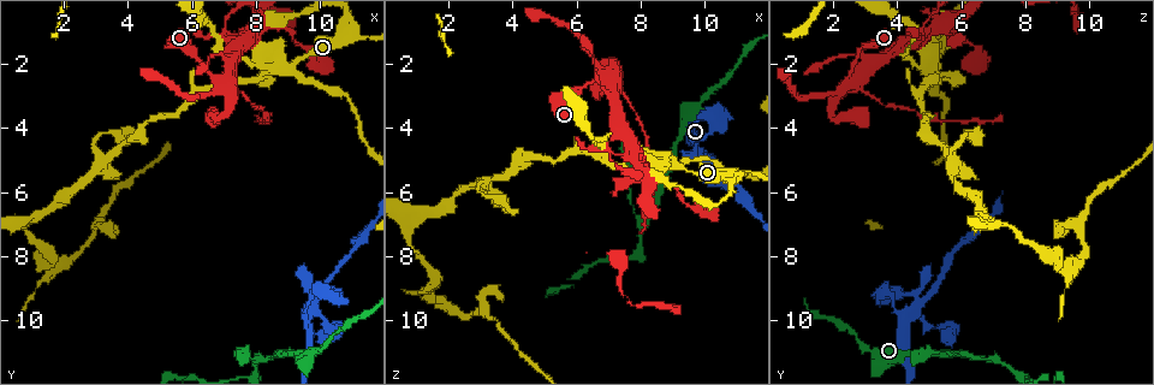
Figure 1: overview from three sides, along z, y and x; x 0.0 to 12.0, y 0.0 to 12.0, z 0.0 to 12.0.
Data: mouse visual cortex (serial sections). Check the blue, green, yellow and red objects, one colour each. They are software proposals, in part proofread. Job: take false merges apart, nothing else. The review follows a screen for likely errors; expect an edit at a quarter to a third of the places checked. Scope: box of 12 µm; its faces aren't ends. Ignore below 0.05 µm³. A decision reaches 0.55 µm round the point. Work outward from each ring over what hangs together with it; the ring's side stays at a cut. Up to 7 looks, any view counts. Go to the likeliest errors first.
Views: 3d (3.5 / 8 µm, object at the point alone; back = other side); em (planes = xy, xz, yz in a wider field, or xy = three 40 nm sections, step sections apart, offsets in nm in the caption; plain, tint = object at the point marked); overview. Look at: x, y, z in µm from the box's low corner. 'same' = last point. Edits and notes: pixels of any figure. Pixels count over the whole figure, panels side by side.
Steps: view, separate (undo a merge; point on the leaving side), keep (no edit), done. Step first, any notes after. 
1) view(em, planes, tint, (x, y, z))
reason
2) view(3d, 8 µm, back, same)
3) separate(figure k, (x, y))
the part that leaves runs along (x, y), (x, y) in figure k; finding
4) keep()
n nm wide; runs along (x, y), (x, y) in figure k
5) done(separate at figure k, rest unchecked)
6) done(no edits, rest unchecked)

view(3d, 3.5 µm, (8.5, 2.0, 5.1))
abrupt turn

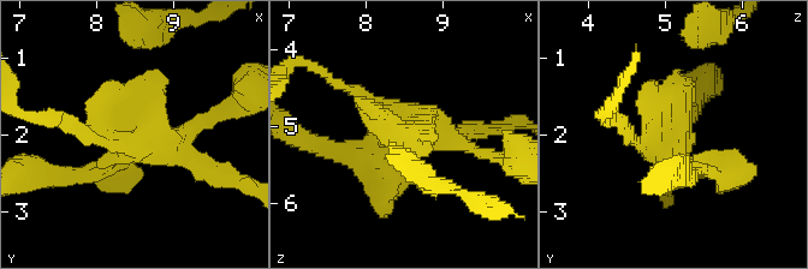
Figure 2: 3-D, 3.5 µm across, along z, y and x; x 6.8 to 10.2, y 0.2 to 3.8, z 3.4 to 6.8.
view(em, xy, step 2, tint, (8.55, 2.00, 5.05))

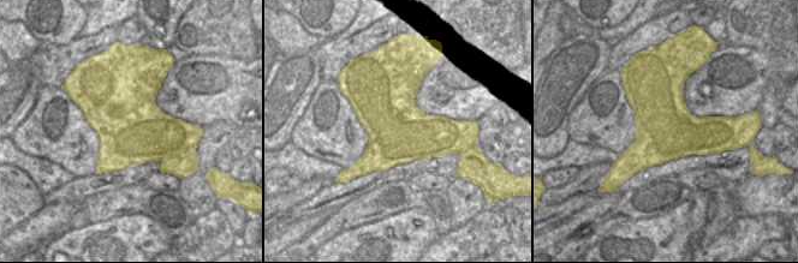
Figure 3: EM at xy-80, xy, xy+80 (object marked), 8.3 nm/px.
separate(figure 2, (64, 123))
the part that leaves runs along (106, 141), (33, 115) in figure 2; two cells meet here

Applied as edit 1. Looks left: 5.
view(overview)
redraw

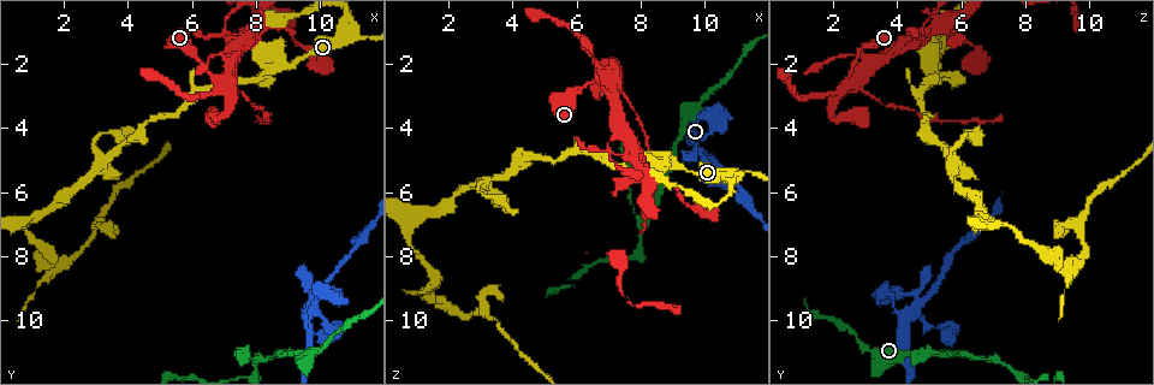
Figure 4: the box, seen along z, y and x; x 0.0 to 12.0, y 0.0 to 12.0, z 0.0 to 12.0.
view(3d, 8 µm, (7.5, 2.8, 3.0))
thick turns thin

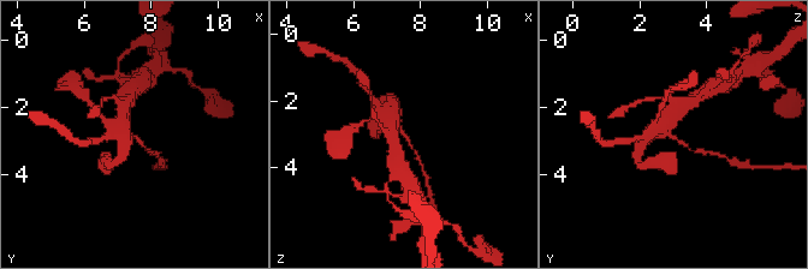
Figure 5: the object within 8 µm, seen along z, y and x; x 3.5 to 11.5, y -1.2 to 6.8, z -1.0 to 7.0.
view(3d, 3.5 µm, (7.6, 2.8, 3.1))
zoom in

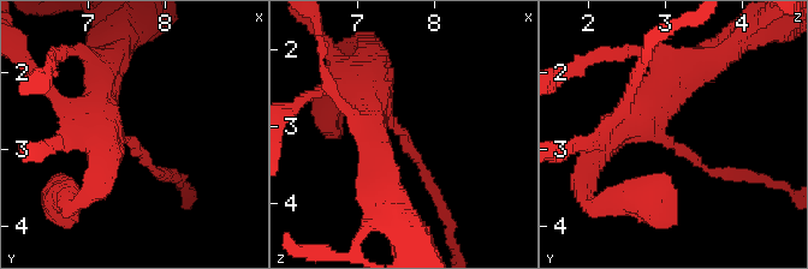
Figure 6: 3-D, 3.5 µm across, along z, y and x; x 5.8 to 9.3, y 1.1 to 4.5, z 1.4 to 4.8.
view(em, planes, tint, (7.55, 2.85, 3.05))

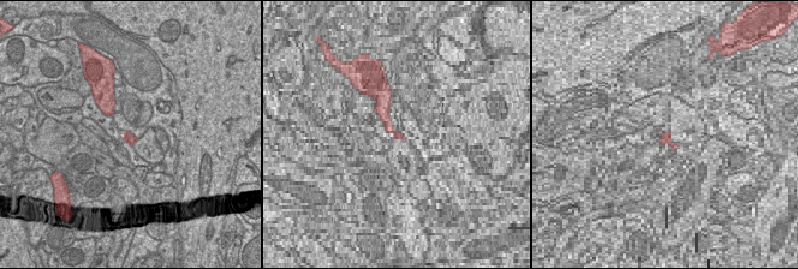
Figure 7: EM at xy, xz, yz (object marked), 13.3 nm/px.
separate(figure 6, (155, 171))
arms of 150, 300 nm; the part that leaves runs along (128, 138), (156, 172), (176, 179) in figure 6; a second cell is stuck on

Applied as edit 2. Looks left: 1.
done(separate at figure 2, separate at figure 6, rest unchecked)

